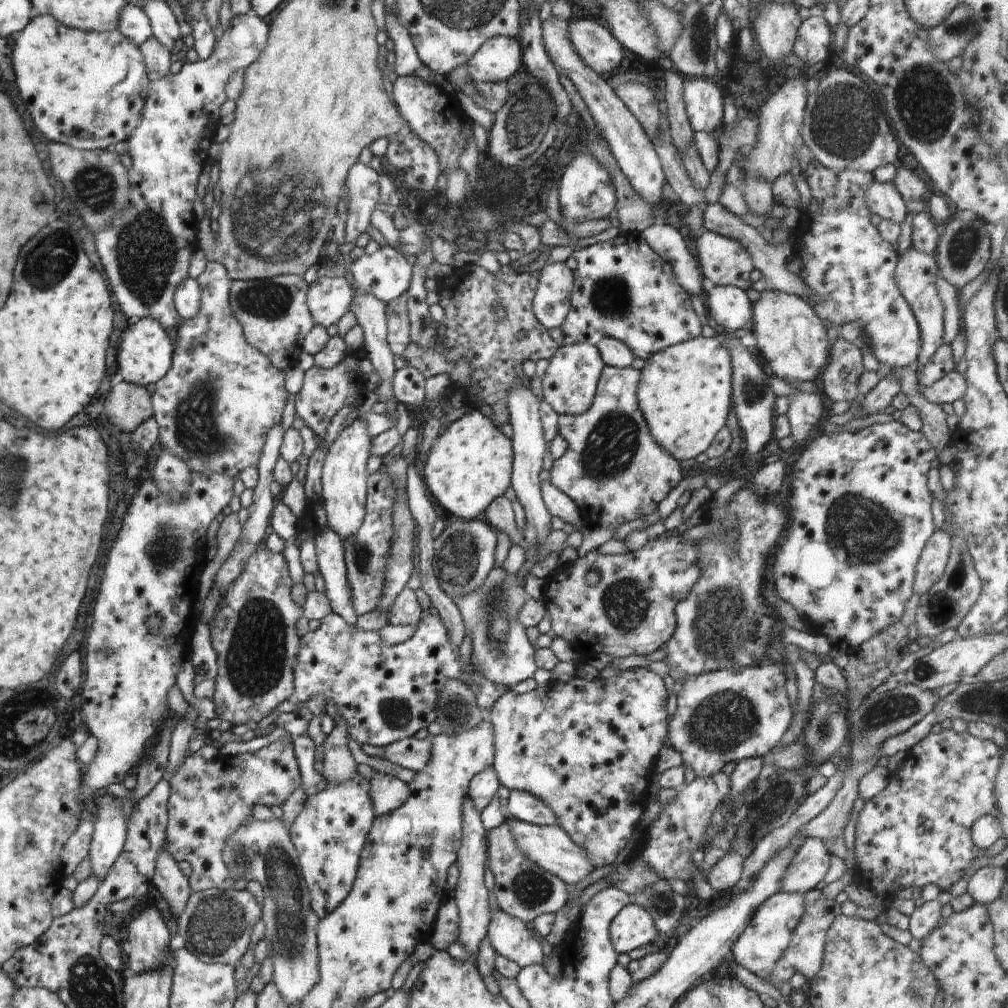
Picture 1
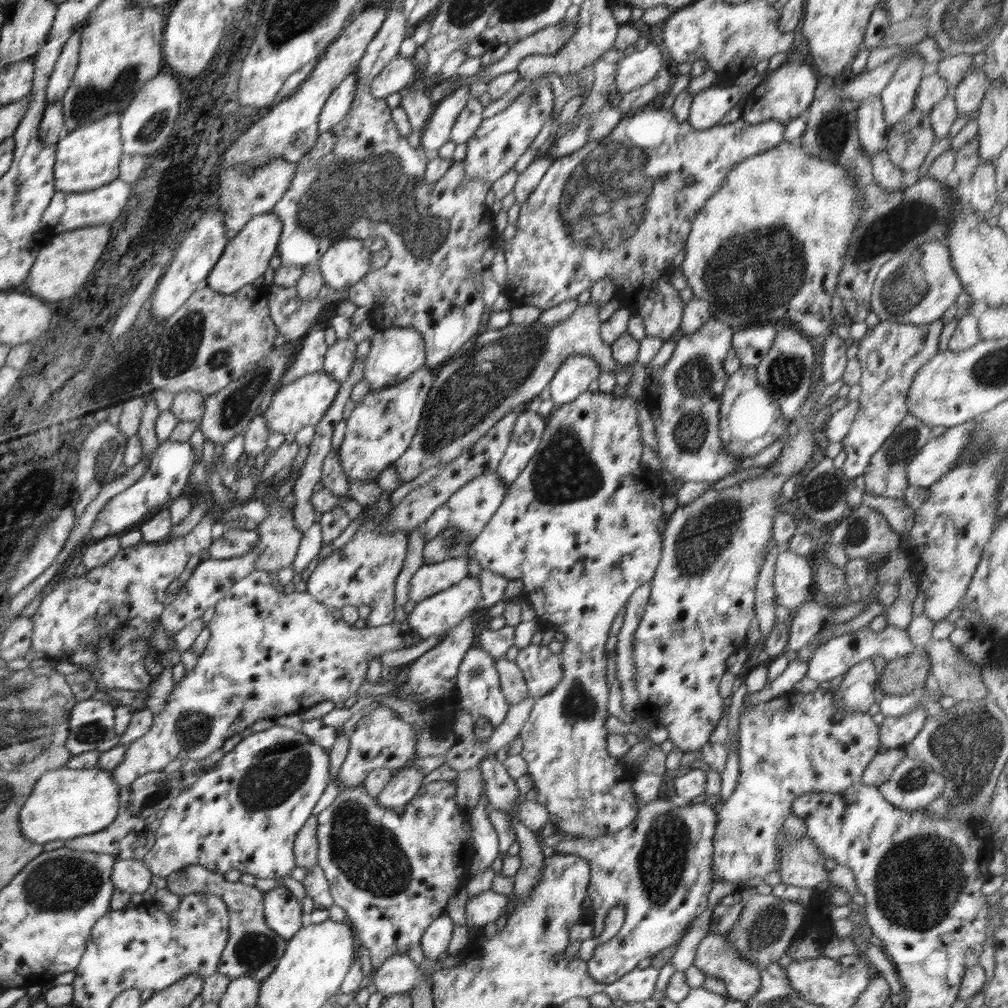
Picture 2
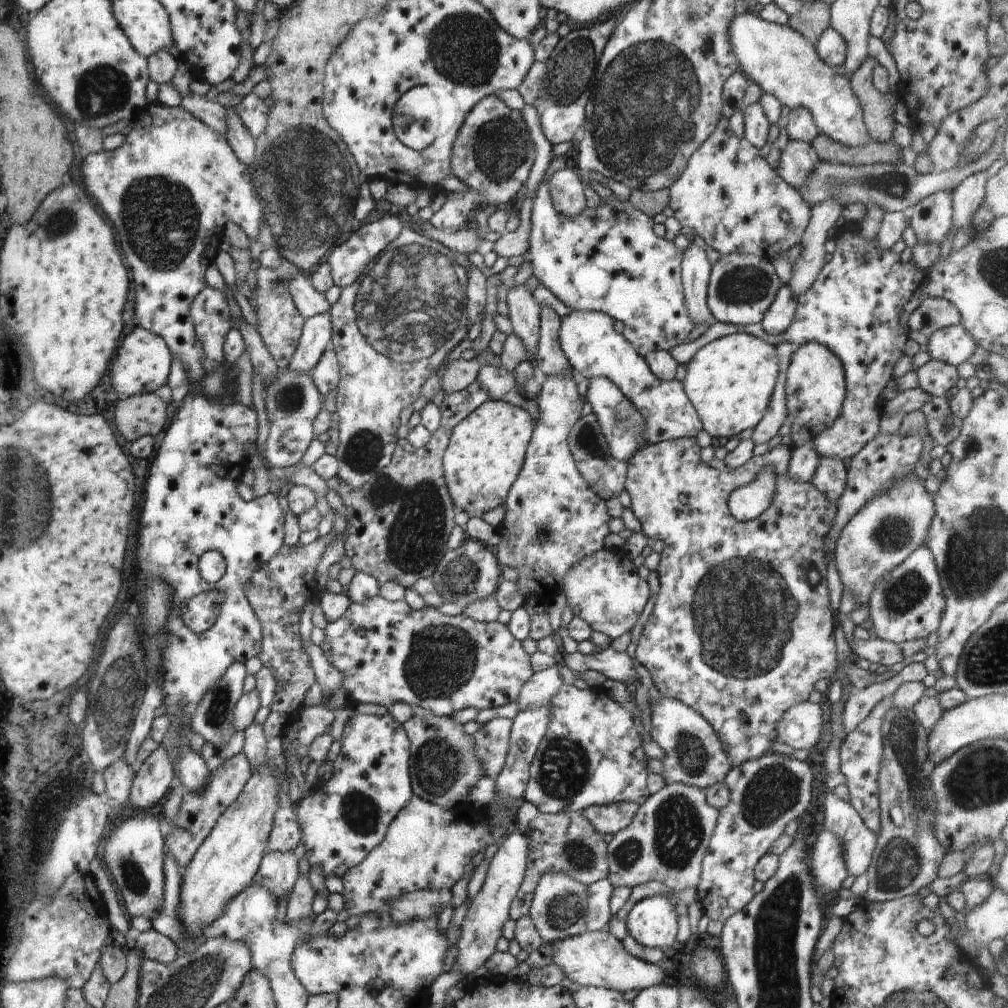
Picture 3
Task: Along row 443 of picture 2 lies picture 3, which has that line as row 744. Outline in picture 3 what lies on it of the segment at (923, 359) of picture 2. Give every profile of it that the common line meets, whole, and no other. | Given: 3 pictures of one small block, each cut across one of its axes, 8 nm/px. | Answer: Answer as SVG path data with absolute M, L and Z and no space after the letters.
M883 698L870 714L864 718L852 732L845 736L839 750L840 771L846 776L850 793L850 804L860 814L864 826L876 836L881 829L880 824L880 801L878 800L878 768L882 762L882 722L886 712L893 706L893 700Z

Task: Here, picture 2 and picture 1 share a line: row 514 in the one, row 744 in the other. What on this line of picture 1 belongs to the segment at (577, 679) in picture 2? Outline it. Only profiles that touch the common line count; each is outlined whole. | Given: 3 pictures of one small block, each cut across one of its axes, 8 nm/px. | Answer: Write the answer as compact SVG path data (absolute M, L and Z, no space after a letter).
M632 667L614 674L610 678L596 677L592 681L586 681L582 677L574 675L563 683L550 682L546 686L536 687L534 690L524 694L516 691L506 691L495 705L488 712L488 720L493 728L494 756L492 767L497 774L499 784L511 790L521 790L533 794L544 802L557 818L558 826L568 834L576 846L586 851L587 858L593 868L602 868L614 864L614 860L620 850L630 844L633 834L637 830L643 812L648 804L648 790L652 782L654 766L658 758L658 752L666 745L667 728L669 725L669 715L666 708L668 692L664 685L663 678L648 667Z

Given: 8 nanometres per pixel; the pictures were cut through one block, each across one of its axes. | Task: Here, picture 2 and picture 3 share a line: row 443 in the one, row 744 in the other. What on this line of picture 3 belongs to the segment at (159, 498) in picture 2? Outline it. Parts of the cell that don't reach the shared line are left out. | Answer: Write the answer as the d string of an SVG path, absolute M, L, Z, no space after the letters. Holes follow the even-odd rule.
M156 100L147 104L146 109L142 109L137 113L135 120L133 121L133 127L130 132L125 136L126 140L124 144L113 151L102 151L96 154L87 154L84 156L84 161L82 162L82 174L84 177L84 185L86 185L86 190L88 194L91 194L96 198L96 202L100 202L102 210L108 214L108 218L112 218L112 222L116 222L116 232L120 236L120 246L124 246L124 256L128 258L128 266L132 266L132 282L136 284L134 290L136 290L136 300L135 300L135 316L137 320L137 326L142 327L144 330L152 331L156 336L160 336L164 342L168 345L173 358L178 358L182 364L184 364L184 370L188 372L188 384L190 384L190 392L184 396L182 404L178 406L177 412L173 418L172 423L168 430L166 430L166 435L162 440L160 449L157 451L155 460L150 464L150 472L146 474L146 502L144 502L144 512L142 512L142 518L140 518L140 548L138 548L138 562L140 562L140 572L138 572L138 578L140 578L140 584L144 584L146 580L162 580L166 582L170 588L172 588L172 606L170 606L170 614L168 614L168 624L166 624L166 632L168 632L168 640L166 644L162 646L160 654L162 654L162 672L160 672L160 682L162 682L162 692L164 692L164 704L166 704L166 714L170 716L170 730L166 732L164 740L160 742L170 760L172 760L172 768L174 768L174 774L178 776L178 780L186 787L188 794L200 794L210 778L210 771L206 766L204 758L201 754L196 753L190 747L190 739L193 734L192 728L190 727L190 721L194 718L196 714L196 708L200 704L200 700L204 698L204 694L216 686L216 682L220 680L220 676L224 676L224 671L228 670L234 662L245 662L248 658L254 658L258 656L261 649L262 642L262 630L261 624L254 610L249 605L247 601L246 594L244 594L244 586L246 582L250 580L252 572L260 566L260 564L266 564L268 560L274 558L278 554L278 550L284 545L284 512L278 504L277 495L266 494L261 497L255 497L250 502L245 502L240 494L238 494L237 488L242 480L242 473L247 468L246 451L244 450L245 444L256 443L258 424L257 415L255 407L242 406L240 403L234 403L232 405L220 405L214 404L207 400L204 394L197 393L193 386L199 384L204 378L205 370L202 366L204 362L204 350L202 344L198 342L196 338L194 326L192 324L192 318L190 318L190 304L194 302L194 298L198 296L198 293L207 285L205 281L205 272L209 266L214 265L215 258L219 253L220 249L224 247L225 242L225 224L227 222L235 222L241 229L247 234L248 238L256 238L258 232L260 232L260 224L263 222L262 218L262 202L258 200L256 196L256 191L254 190L255 185L252 184L252 172L249 170L247 165L240 162L240 159L234 154L230 144L226 140L226 137L222 134L216 132L214 129L206 126L203 122L200 122L197 118L194 118L193 114L190 114L184 108L178 107L168 107L164 103ZM206 551L218 551L224 557L227 568L225 569L224 576L215 582L214 584L208 584L198 572L198 560L200 556ZM210 591L217 591L221 595L221 603L219 606L219 613L214 621L214 624L204 632L200 634L194 634L193 630L190 630L182 618L180 618L180 606L189 600L194 598L194 596Z

